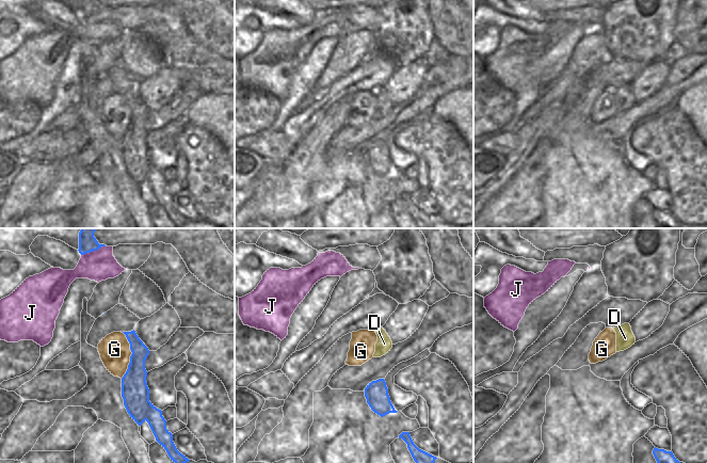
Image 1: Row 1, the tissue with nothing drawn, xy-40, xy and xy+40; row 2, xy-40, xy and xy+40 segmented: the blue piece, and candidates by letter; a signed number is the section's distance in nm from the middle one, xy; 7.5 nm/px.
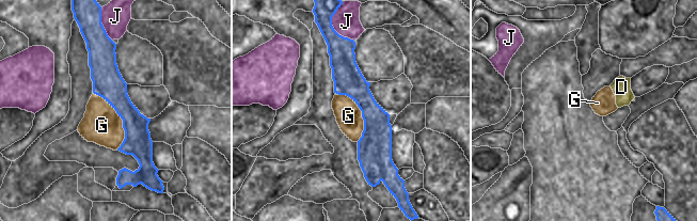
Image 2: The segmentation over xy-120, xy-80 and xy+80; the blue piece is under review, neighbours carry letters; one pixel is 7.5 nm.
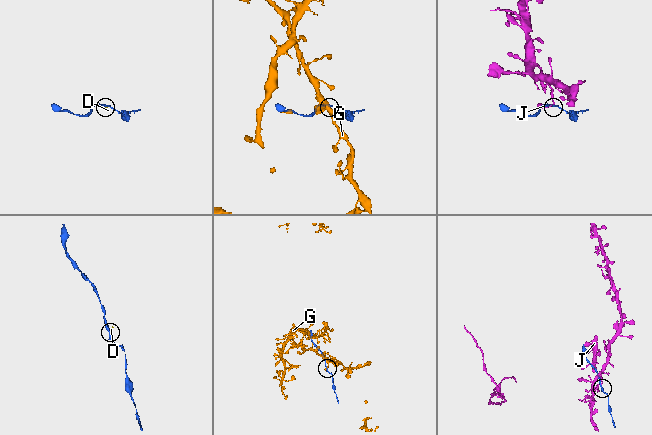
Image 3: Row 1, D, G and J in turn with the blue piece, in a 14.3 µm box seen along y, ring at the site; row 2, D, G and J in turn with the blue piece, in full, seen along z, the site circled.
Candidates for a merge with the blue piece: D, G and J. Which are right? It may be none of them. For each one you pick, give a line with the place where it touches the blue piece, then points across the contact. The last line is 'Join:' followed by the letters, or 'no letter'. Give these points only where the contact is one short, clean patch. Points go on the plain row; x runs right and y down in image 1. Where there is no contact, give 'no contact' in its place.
Join: no letter

